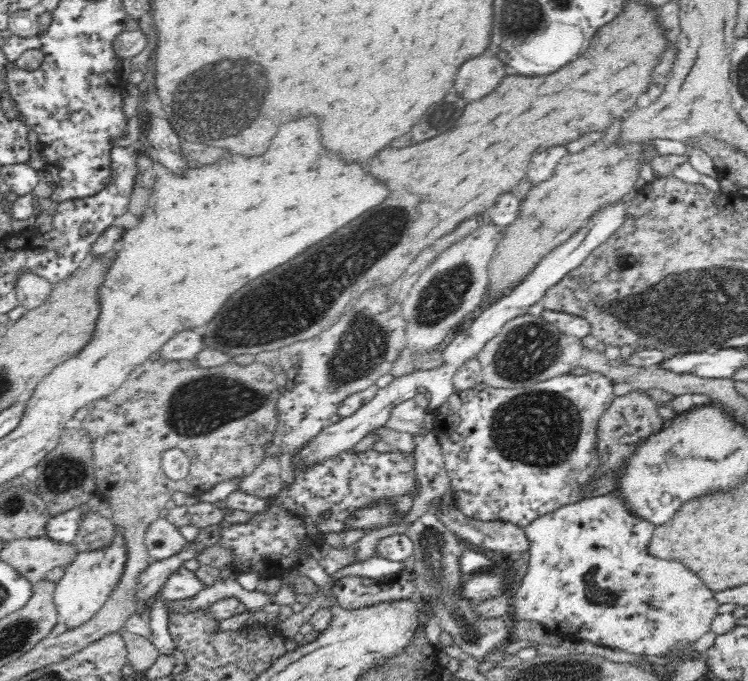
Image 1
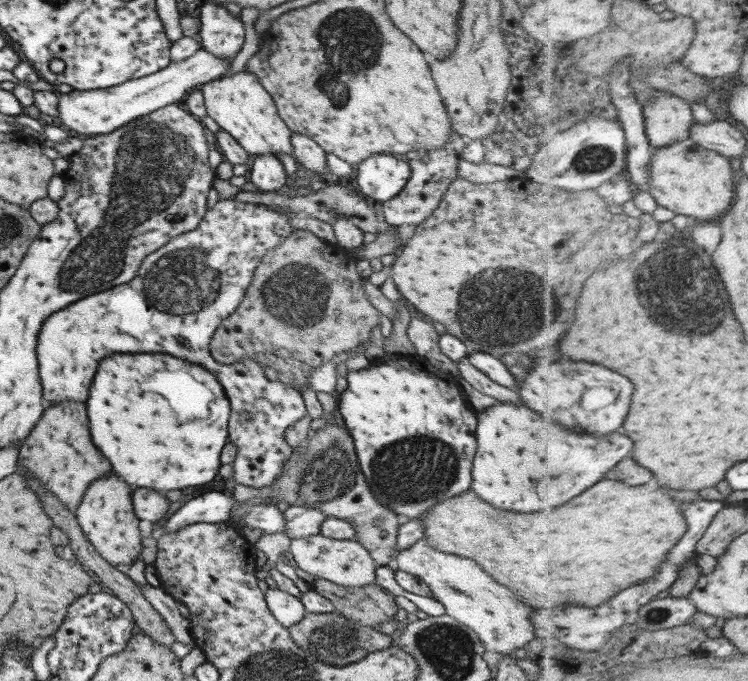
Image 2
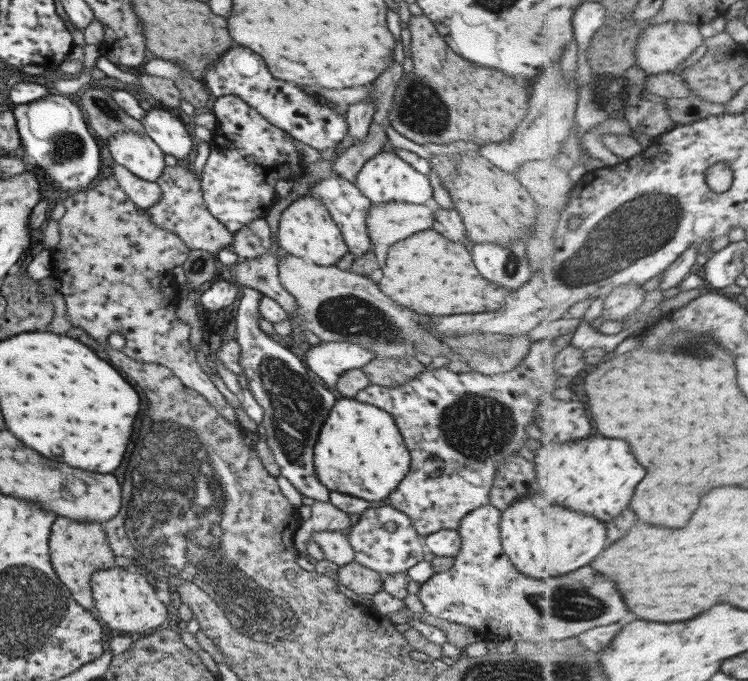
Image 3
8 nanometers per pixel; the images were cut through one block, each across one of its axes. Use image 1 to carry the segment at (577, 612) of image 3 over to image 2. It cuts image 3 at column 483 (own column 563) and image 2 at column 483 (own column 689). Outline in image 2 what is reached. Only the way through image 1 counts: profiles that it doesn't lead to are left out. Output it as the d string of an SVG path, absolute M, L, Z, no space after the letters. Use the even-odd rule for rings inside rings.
M421 538L399 551L392 565L395 569L425 582L431 596L443 605L445 615L477 633L485 651L503 655L513 654L516 649L522 647L530 649L533 636L536 634L529 619L534 607L515 598L511 590L499 585L474 560L445 554L431 547L427 539Z

